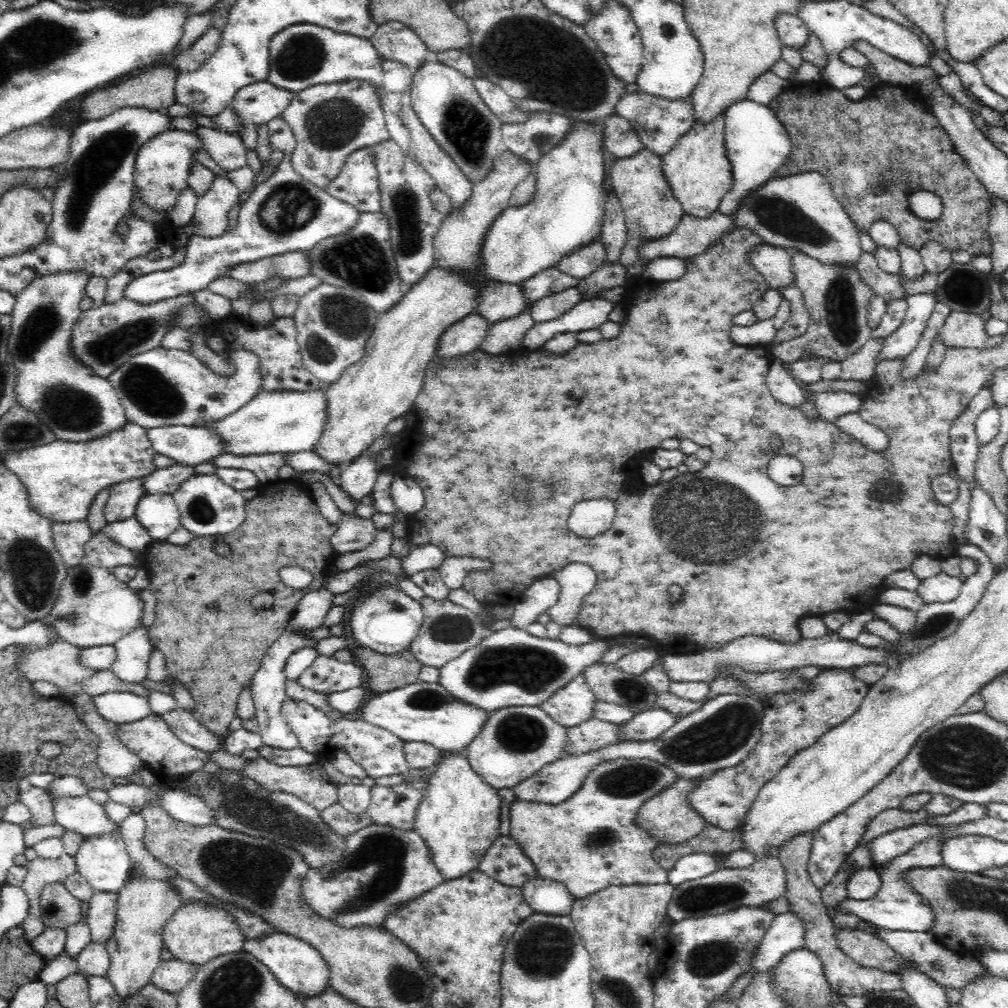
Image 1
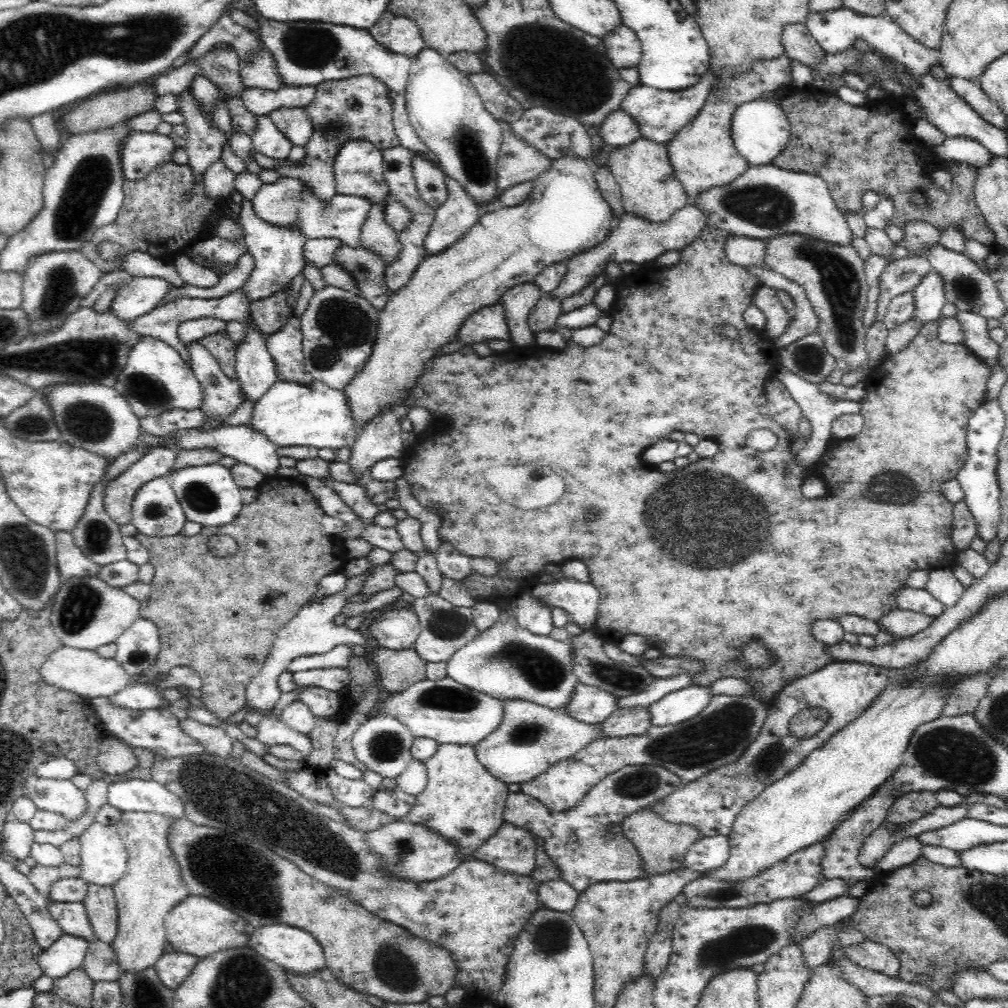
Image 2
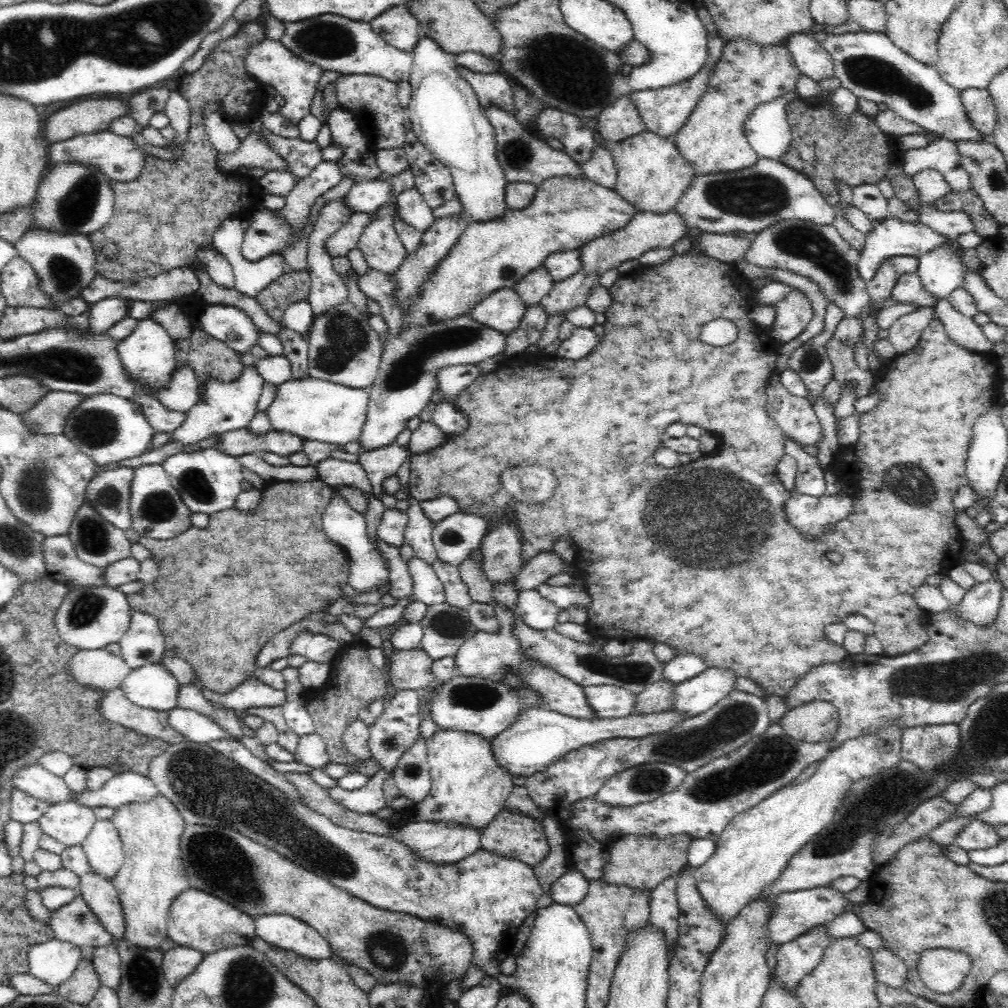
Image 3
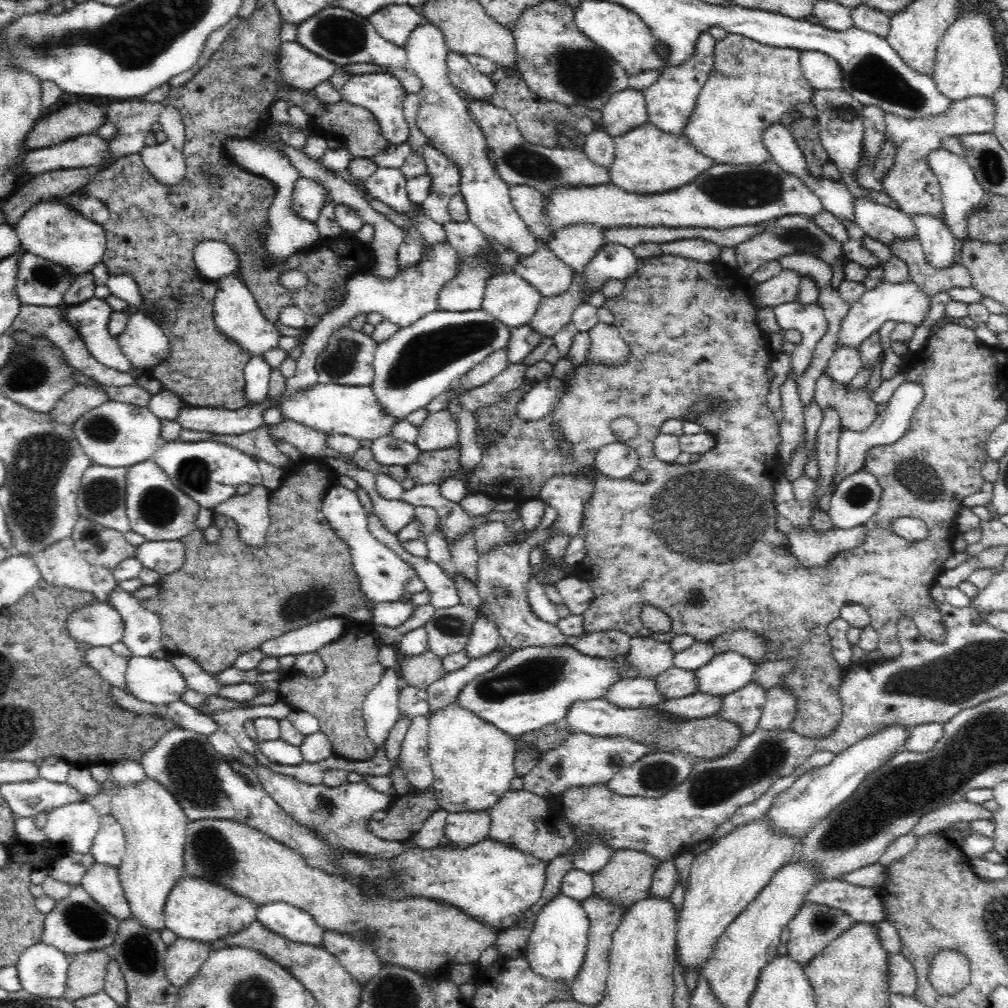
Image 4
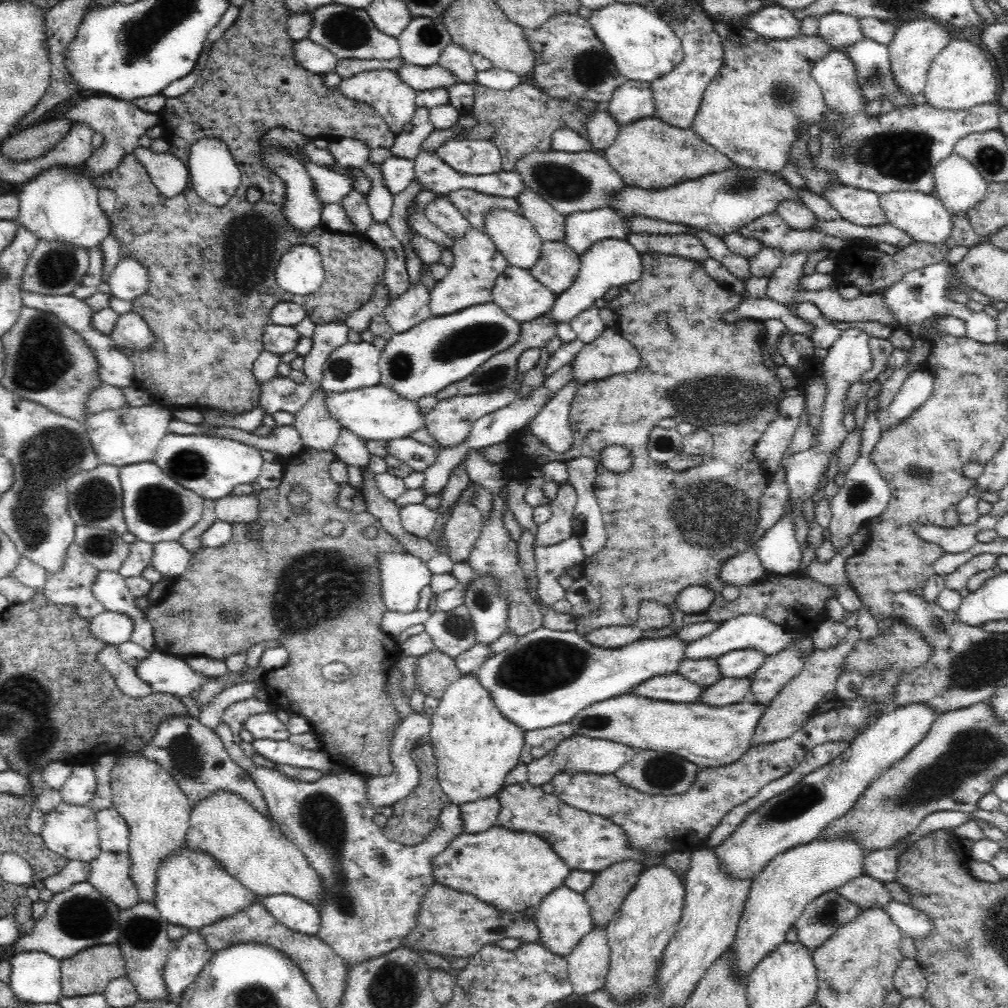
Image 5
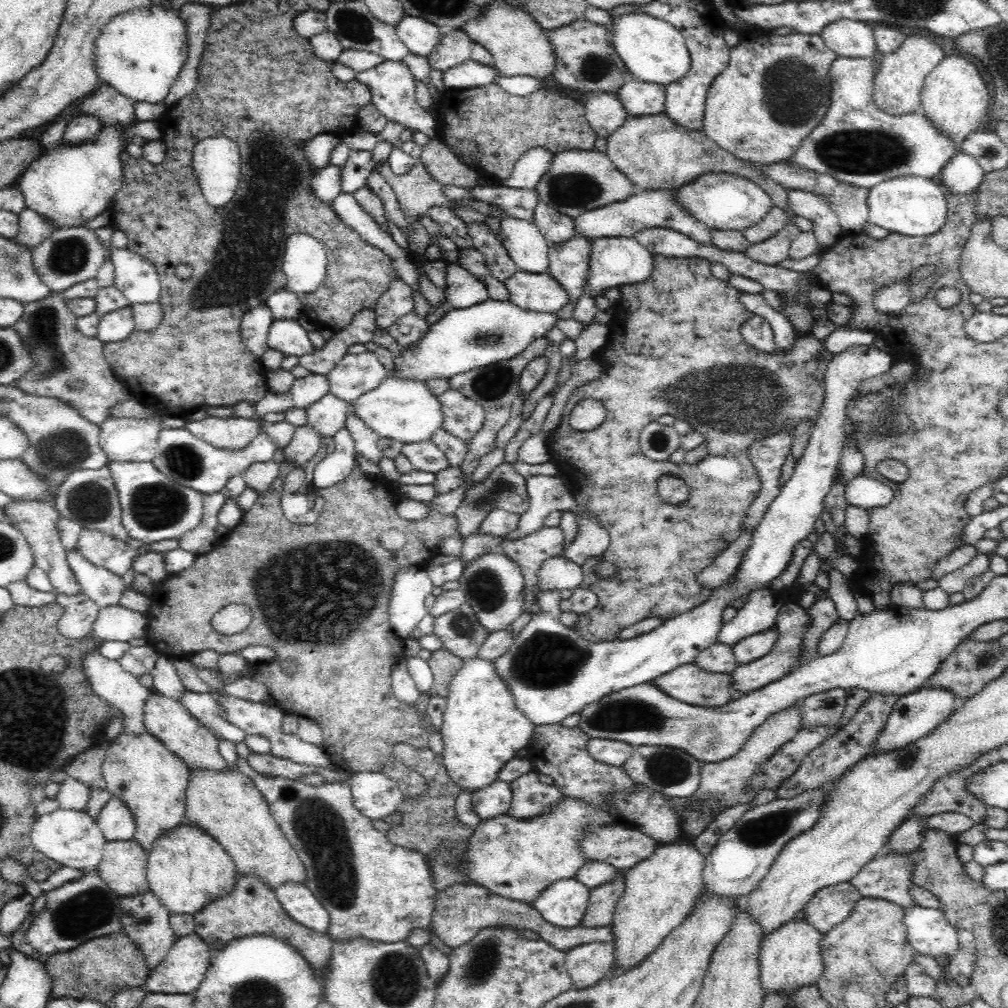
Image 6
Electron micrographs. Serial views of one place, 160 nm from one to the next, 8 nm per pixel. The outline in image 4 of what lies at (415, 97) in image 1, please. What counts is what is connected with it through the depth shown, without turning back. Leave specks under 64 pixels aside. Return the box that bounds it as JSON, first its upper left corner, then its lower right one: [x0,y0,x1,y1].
[404,23,542,258]

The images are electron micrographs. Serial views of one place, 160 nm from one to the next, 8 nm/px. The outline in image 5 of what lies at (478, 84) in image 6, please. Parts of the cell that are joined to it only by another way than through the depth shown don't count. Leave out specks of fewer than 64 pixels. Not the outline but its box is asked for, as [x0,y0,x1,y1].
[396,62,461,92]

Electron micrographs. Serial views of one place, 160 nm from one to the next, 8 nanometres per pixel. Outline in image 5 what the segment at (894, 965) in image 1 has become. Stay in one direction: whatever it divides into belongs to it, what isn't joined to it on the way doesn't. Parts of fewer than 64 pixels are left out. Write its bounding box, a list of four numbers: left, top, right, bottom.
[893,958,928,998]

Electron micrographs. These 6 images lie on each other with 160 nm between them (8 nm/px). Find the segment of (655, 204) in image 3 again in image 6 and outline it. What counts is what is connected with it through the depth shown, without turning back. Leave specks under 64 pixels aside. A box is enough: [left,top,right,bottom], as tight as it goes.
[607,112,801,266]

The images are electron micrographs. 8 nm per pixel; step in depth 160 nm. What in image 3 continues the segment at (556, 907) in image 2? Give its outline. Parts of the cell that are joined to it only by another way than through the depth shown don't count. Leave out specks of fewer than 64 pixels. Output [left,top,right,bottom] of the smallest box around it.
[550,868,589,907]

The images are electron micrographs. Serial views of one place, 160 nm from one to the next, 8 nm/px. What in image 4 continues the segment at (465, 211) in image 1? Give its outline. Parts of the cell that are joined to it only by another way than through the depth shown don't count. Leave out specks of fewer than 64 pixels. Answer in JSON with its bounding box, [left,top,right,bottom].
[468,100,612,197]

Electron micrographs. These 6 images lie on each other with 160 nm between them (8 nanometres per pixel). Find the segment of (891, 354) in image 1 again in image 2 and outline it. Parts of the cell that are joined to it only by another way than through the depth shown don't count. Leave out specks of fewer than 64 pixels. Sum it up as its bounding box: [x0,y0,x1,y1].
[913,268,947,323]

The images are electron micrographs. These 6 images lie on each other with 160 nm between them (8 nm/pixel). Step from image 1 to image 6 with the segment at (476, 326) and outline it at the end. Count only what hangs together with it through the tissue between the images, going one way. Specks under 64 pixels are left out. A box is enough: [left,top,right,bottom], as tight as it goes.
[505,271,569,315]

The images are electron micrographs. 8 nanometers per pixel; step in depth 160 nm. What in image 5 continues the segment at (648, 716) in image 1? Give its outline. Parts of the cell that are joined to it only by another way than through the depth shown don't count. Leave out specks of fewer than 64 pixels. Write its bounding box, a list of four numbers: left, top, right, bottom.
[717,648,767,678]

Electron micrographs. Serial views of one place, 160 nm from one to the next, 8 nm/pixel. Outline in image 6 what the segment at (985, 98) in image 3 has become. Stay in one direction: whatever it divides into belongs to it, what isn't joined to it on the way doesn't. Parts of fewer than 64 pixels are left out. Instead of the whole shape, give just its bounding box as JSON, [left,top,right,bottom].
[789,57,956,188]

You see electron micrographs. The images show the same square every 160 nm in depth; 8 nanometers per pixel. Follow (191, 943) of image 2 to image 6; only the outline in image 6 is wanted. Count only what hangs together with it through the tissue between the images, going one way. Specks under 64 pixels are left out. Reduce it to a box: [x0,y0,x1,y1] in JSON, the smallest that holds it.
[147,822,236,915]

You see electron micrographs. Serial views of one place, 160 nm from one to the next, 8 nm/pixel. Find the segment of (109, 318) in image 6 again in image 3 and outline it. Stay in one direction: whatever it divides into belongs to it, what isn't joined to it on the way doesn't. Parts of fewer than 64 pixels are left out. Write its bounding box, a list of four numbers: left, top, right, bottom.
[116,317,176,394]

